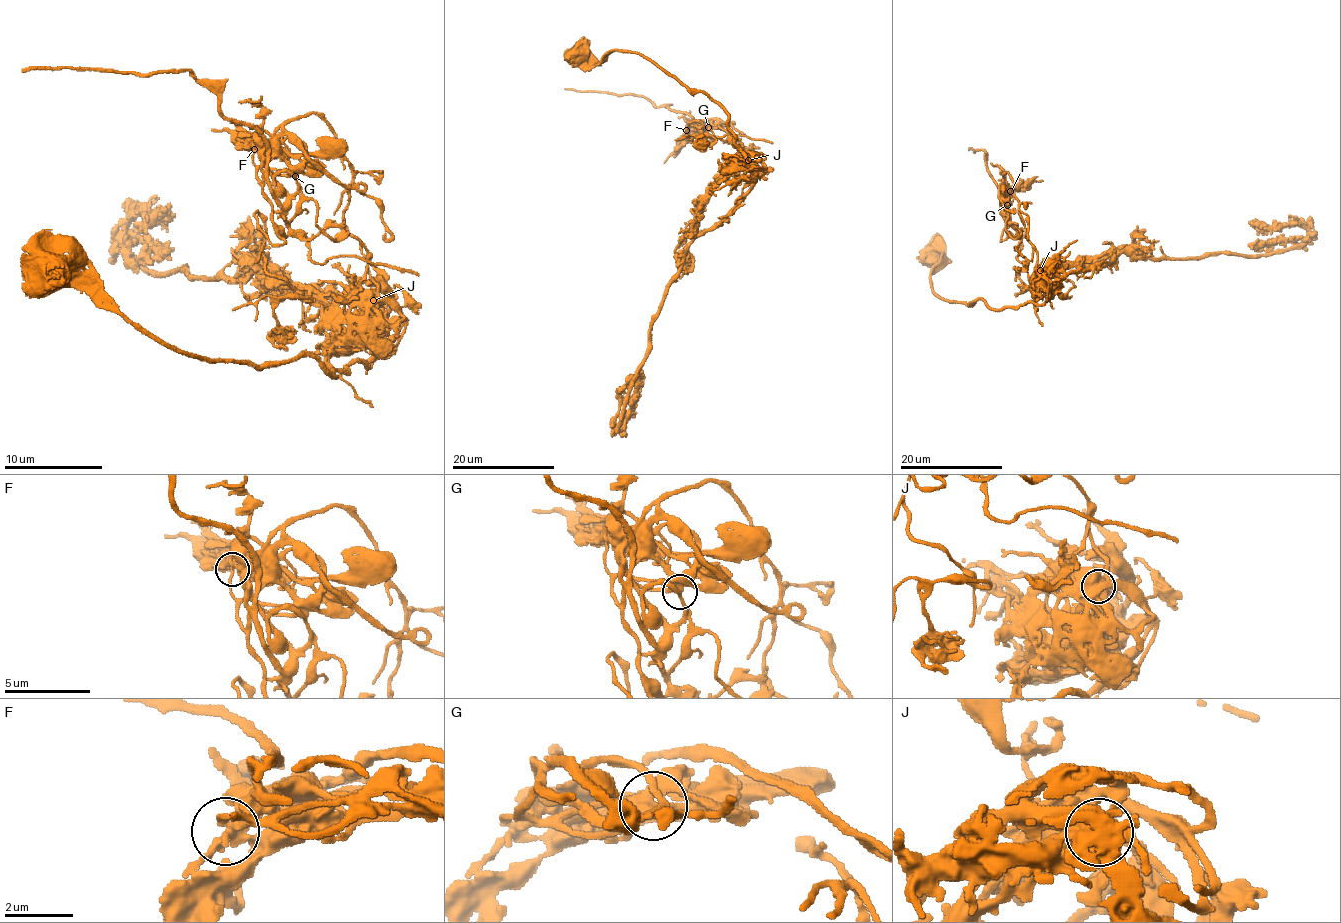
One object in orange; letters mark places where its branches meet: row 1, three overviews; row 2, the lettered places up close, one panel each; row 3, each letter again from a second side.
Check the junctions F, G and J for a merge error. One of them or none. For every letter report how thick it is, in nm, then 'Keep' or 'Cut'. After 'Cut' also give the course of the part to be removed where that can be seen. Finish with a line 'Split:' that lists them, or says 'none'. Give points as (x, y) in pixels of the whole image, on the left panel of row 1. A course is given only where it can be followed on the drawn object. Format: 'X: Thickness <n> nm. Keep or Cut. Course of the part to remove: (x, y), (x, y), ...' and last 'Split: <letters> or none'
F: Thickness 360 nm. Keep
G: Thickness 320 nm. Keep
J: Thickness 550 nm. Cut. Course of the part to remove: (373, 301), (342, 142), (290, 120), (280, 244), (254, 215), (310, 301), (278, 301), (288, 350)
Split: J

